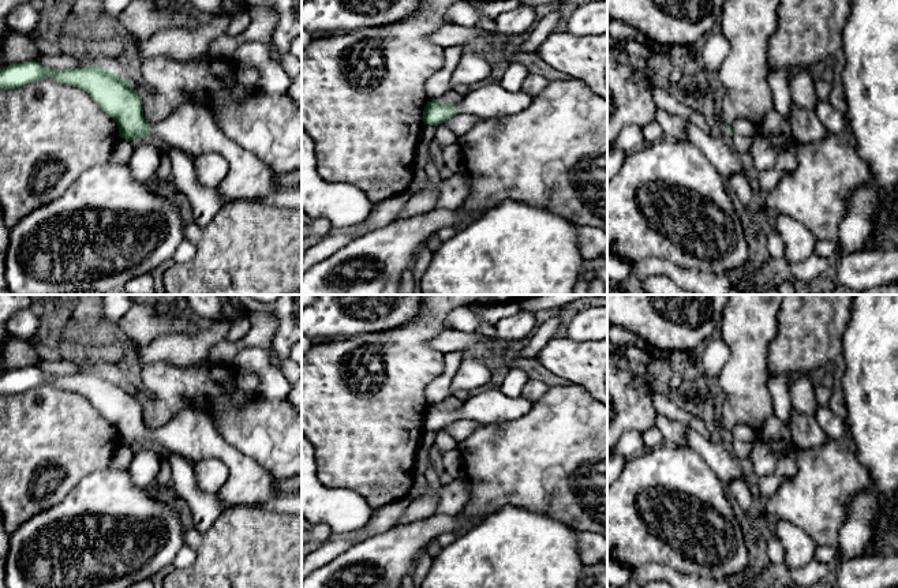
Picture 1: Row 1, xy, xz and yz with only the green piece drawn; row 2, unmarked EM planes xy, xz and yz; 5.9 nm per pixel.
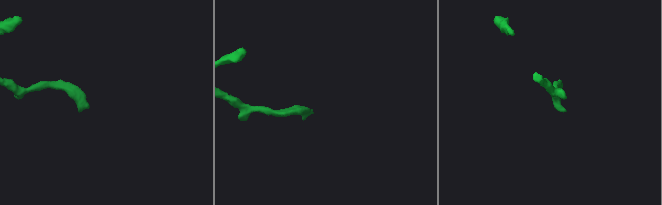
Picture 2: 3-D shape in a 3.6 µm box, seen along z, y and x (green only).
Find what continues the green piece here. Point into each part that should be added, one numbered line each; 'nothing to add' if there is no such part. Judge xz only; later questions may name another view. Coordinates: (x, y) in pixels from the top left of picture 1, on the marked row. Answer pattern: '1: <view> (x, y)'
1: xz (489, 101)

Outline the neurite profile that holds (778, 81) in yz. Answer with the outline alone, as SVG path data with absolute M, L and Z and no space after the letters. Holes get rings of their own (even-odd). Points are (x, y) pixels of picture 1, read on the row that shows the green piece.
M790 68L778 70L770 74L768 85L774 97L774 109L782 115L786 120L792 111L792 94L789 89L789 79L793 71Z

